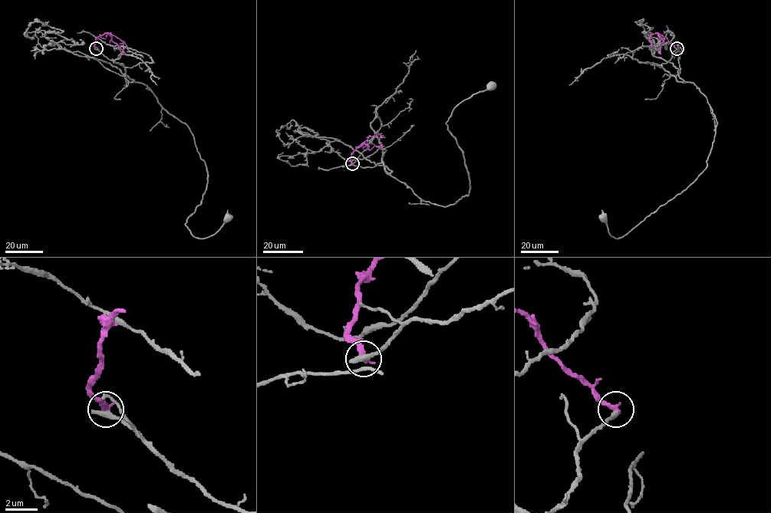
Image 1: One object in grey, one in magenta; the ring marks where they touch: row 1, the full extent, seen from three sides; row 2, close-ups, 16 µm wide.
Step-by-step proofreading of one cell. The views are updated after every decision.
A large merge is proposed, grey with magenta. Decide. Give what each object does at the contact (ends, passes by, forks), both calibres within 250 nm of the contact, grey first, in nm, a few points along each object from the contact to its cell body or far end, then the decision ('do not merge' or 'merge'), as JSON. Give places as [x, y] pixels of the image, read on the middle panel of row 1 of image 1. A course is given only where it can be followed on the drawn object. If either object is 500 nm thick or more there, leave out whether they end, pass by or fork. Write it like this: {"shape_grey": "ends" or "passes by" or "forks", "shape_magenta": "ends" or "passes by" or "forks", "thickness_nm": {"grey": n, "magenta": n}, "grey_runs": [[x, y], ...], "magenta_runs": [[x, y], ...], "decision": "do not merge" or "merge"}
{"shape_grey": "ends", "shape_magenta": "ends", "thickness_nm": {"grey": 440, "magenta": 320}, "grey_runs": [[351, 163], [380, 148], [389, 174], [423, 200], [452, 205], [468, 195], [469, 173], [446, 123], [491, 86]], "magenta_runs": [[351, 163], [351, 154], [364, 143], [369, 149], [375, 146], [383, 146]], "decision": "do not merge"}

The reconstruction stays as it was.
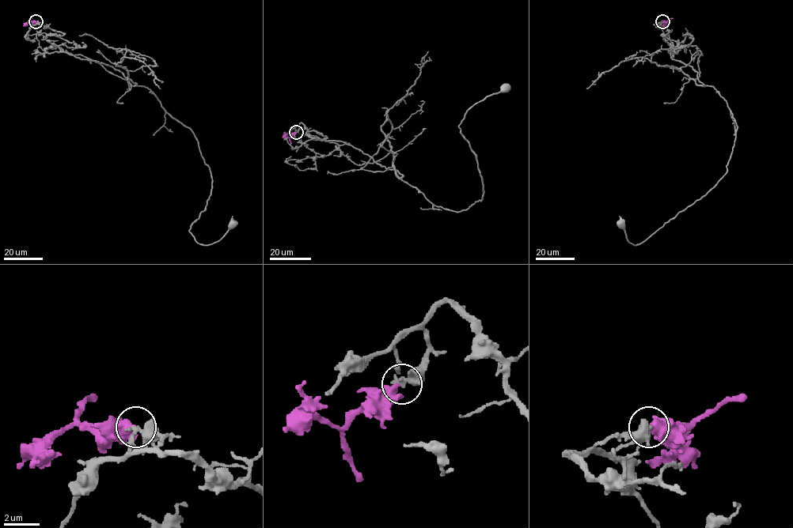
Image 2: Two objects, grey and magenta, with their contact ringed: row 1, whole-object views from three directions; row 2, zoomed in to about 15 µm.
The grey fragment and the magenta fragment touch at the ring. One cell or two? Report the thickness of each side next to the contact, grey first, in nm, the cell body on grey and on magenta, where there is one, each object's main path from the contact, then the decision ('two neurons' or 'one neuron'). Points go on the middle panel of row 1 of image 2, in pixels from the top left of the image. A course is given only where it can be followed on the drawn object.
320 nm thick on the grey side, 480 nm on the other; cell body of grey at (505, 87); no cell body on magenta; grey runs (296, 132), (301, 122), (326, 137), (309, 137), (360, 149), (460, 212), (483, 194), (459, 126), (505, 88); magenta runs (296, 132), (288, 137), (285, 132); two neurons

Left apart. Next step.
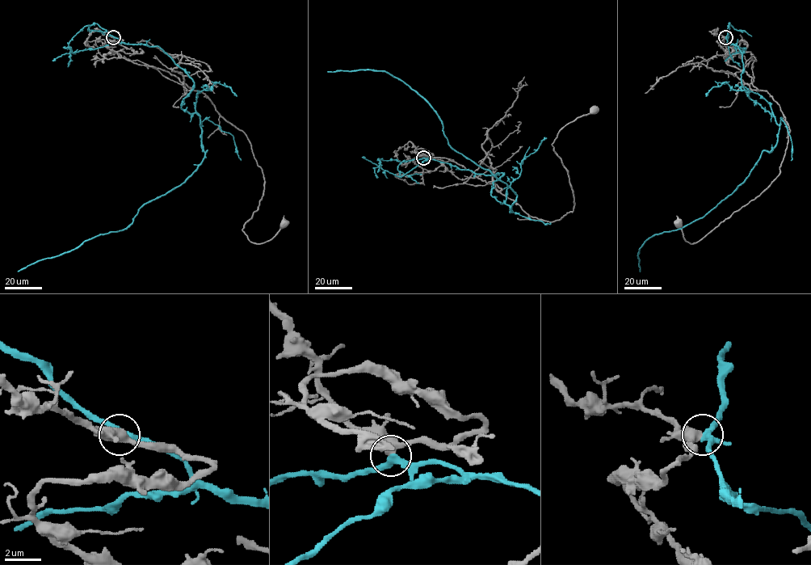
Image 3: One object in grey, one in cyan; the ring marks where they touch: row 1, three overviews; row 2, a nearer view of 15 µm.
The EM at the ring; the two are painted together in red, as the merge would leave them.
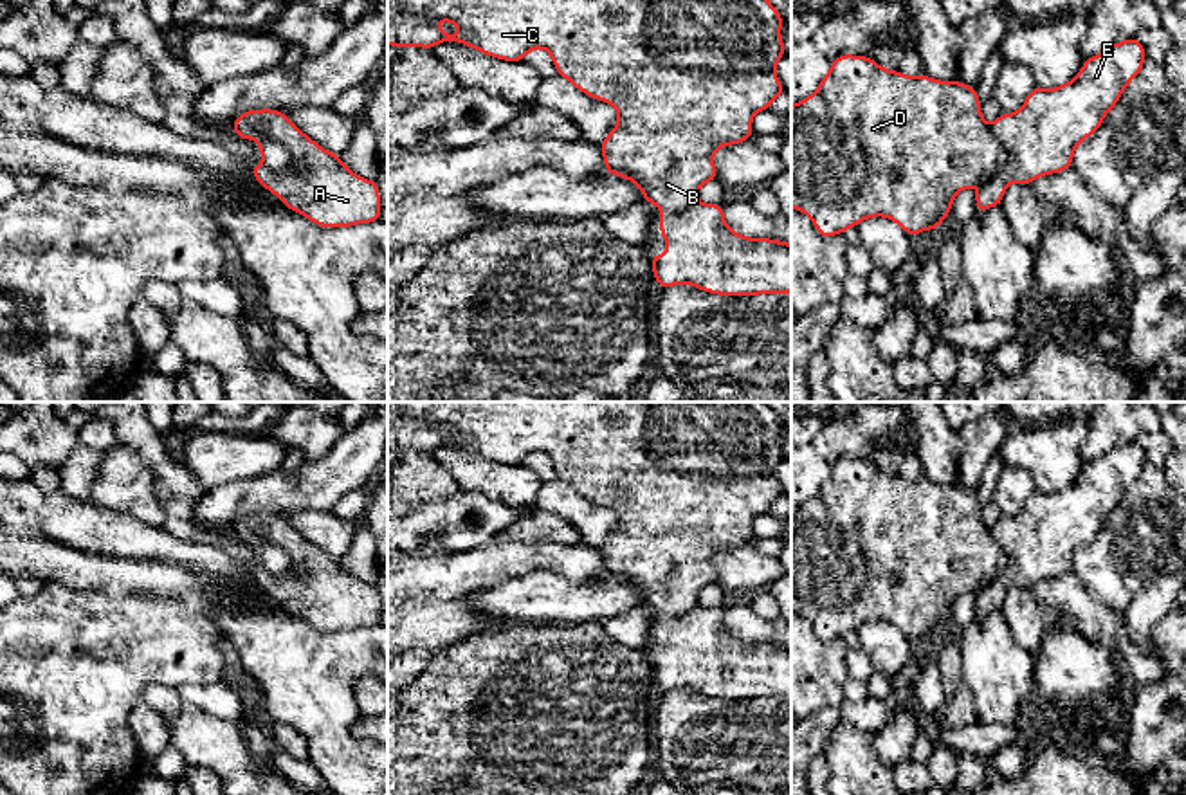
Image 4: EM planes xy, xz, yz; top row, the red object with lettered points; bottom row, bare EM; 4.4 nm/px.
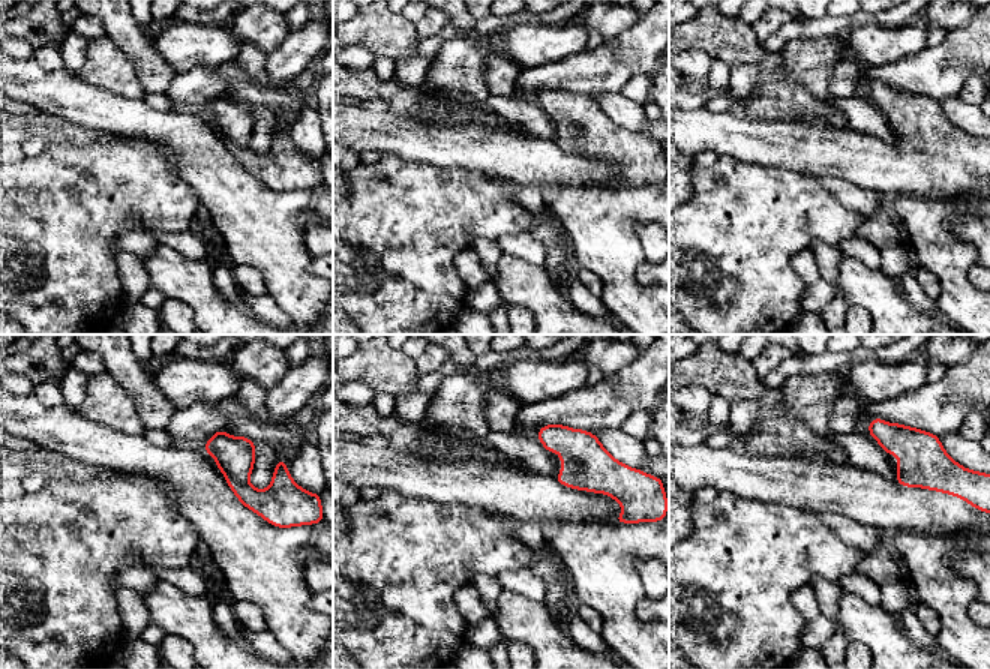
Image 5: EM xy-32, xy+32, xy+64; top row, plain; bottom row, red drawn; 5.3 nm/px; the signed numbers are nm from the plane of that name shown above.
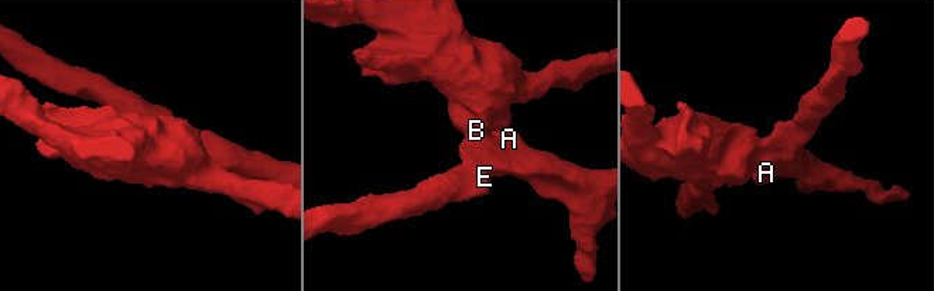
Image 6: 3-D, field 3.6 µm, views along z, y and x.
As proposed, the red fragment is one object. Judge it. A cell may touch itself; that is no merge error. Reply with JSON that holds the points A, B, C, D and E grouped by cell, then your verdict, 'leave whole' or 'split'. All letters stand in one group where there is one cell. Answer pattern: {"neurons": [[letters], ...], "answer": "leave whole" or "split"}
{"neurons": [["A", "E"], ["B", "C", "D"]], "answer": "split"}

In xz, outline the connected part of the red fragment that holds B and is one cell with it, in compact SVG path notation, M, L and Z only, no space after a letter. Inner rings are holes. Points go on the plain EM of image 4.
M388 402L388 413L398 415L388 420L388 449L433 452L438 447L463 447L487 460L505 465L523 465L532 452L550 456L555 474L566 481L582 498L609 507L618 516L616 530L598 548L604 559L606 575L634 586L643 604L663 615L685 615L698 606L698 595L703 588L717 584L714 557L723 550L734 550L752 543L752 521L757 516L770 514L771 507L786 499L780 483L773 472L784 461L784 445L780 442L782 420L766 402ZM438 424L452 425L461 433L460 440L436 431Z

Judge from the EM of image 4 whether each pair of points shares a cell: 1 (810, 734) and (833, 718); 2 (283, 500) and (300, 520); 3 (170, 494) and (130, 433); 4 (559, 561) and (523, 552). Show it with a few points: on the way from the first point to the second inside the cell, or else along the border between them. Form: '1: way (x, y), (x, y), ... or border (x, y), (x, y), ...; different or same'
1: way (815, 729), (828, 718); same
2: border (328, 511), (292, 511), (282, 514); different
3: way (170, 478), (168, 469), (146, 447); same
4: way (550, 557), (532, 556); same

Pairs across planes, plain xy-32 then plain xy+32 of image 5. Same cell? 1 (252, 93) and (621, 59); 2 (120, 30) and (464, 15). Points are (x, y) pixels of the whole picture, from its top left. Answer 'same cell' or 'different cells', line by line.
1: different cells
2: same cell

